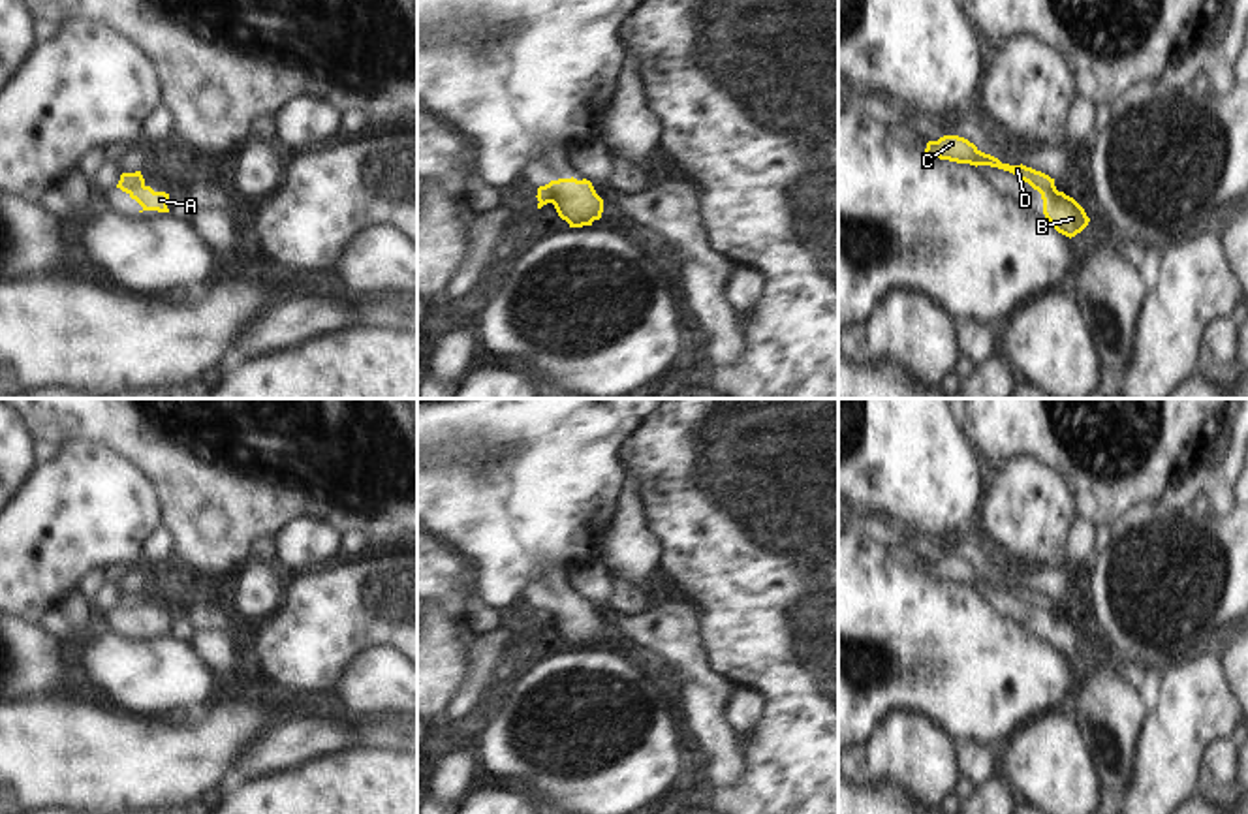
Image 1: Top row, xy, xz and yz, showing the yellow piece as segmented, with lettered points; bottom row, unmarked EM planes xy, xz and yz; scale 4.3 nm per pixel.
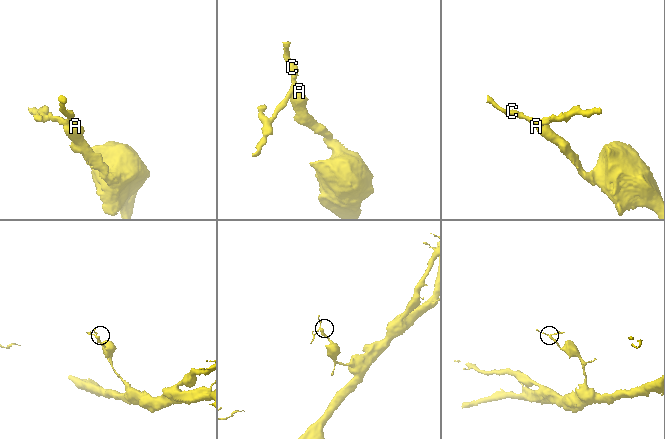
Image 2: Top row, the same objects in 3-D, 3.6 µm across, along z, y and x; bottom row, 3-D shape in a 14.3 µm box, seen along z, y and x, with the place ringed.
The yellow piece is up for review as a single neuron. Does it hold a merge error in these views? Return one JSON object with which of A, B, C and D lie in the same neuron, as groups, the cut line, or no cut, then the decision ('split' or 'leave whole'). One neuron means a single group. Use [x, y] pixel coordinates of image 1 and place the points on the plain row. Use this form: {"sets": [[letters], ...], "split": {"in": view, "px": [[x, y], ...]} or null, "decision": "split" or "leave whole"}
{"sets": [["A", "B"], ["C", "D"]], "split": {"in": "xy", "px": [[145, 608], [130, 615]]}, "decision": "split"}

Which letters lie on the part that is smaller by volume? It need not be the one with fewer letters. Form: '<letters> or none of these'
C, D

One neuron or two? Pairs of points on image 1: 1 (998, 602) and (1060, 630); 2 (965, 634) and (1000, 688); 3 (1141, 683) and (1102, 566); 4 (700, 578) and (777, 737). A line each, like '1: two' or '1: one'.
1: one
2: one
3: two
4: one

